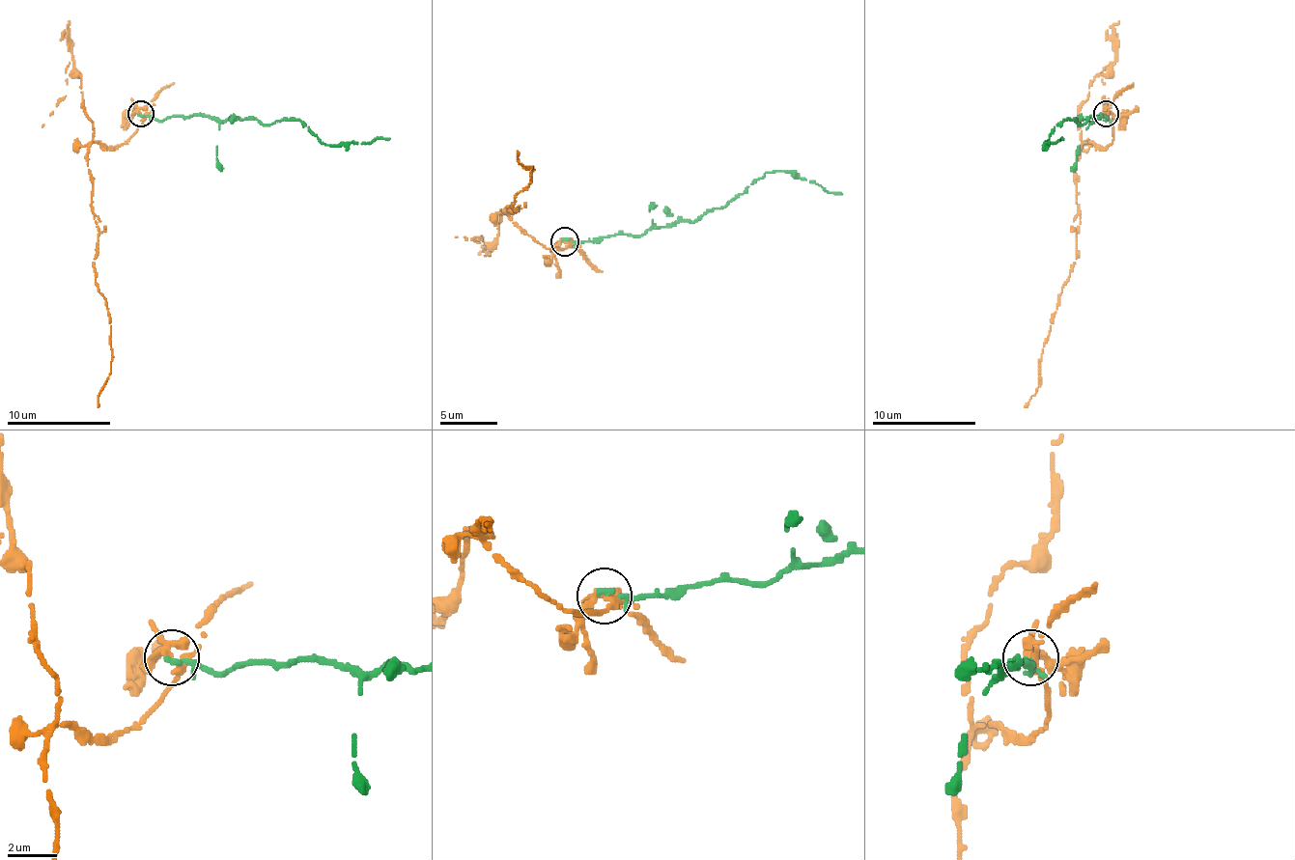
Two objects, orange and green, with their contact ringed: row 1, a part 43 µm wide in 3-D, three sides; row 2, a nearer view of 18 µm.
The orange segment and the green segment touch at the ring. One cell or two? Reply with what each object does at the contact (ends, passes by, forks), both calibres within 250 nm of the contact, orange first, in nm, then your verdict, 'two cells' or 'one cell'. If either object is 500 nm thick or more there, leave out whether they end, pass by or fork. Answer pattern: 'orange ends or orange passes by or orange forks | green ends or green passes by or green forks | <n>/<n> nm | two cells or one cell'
orange forks | green ends | 240/280 nm | two cells

